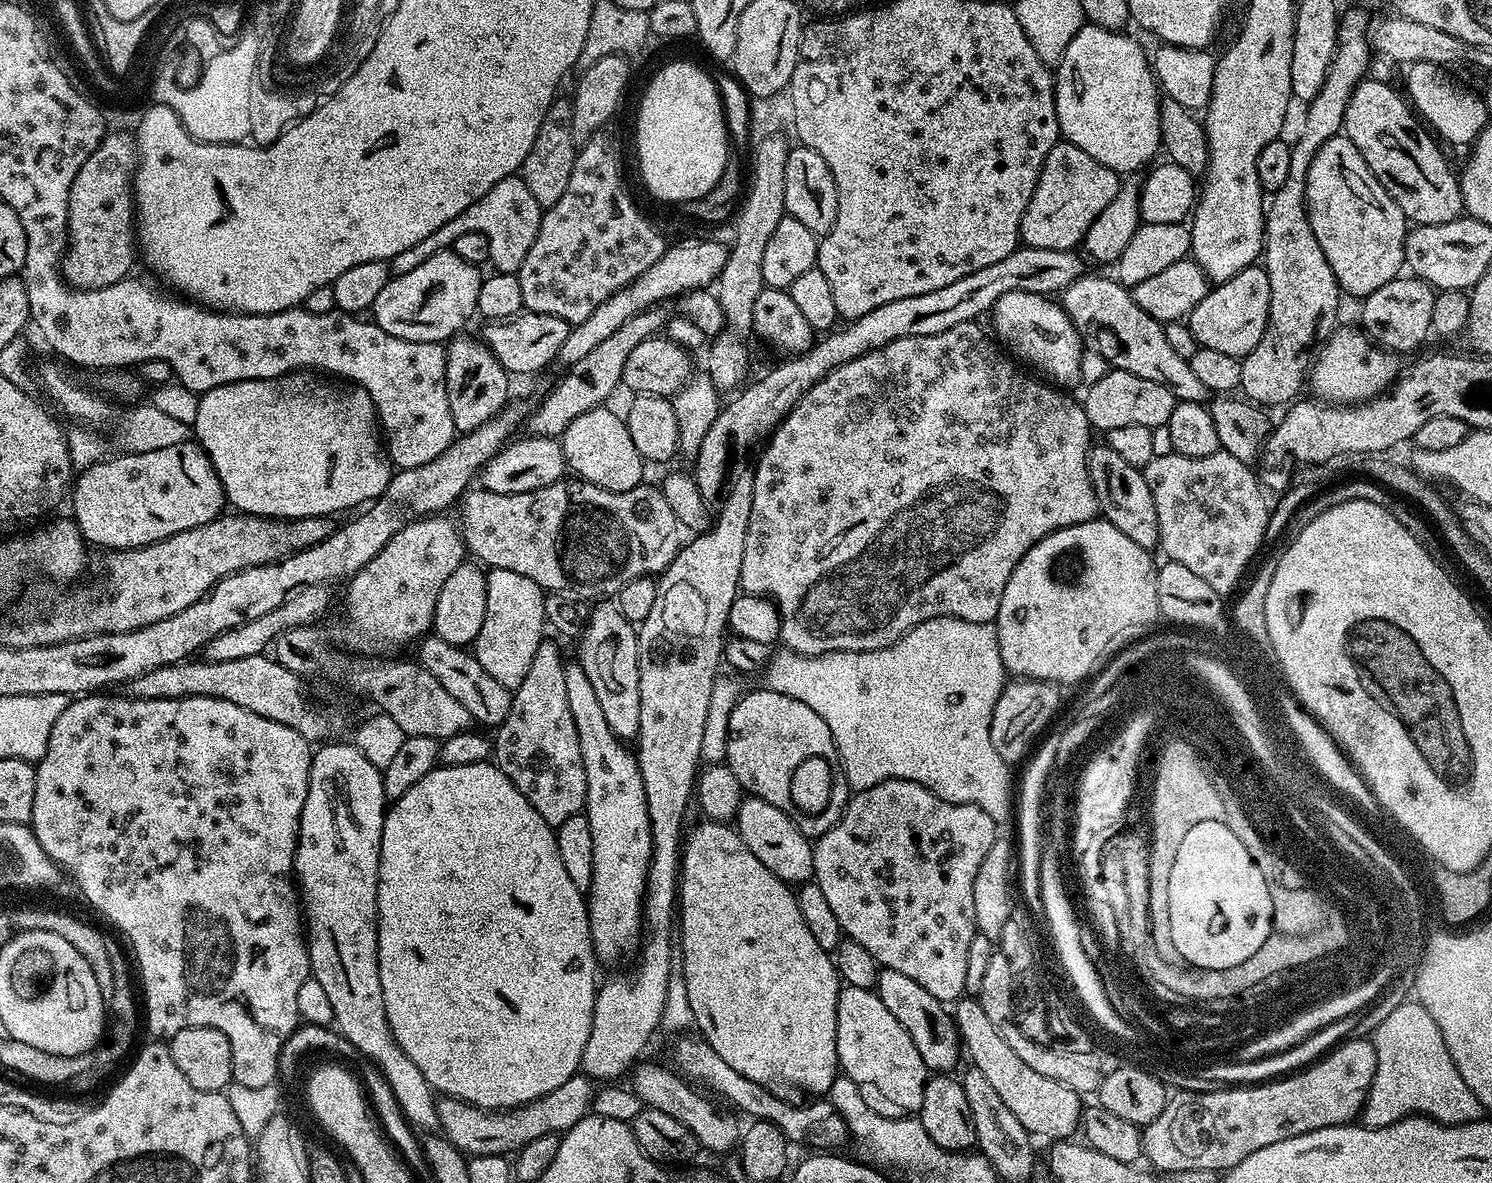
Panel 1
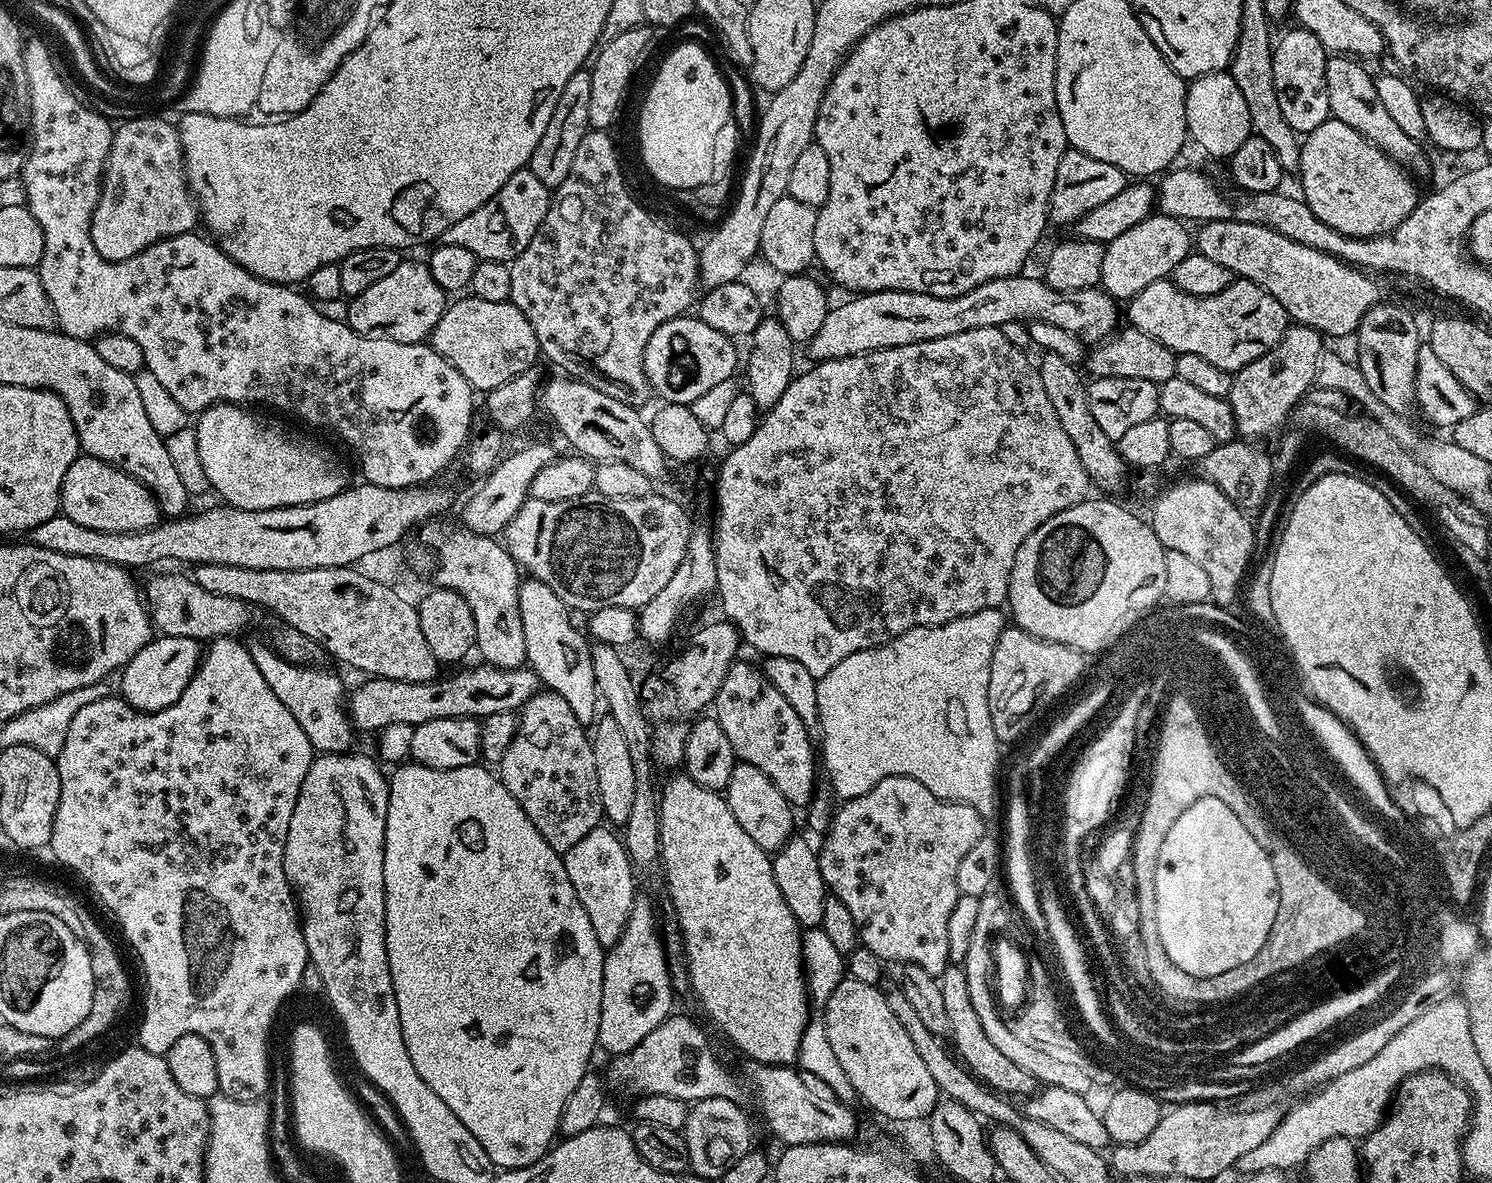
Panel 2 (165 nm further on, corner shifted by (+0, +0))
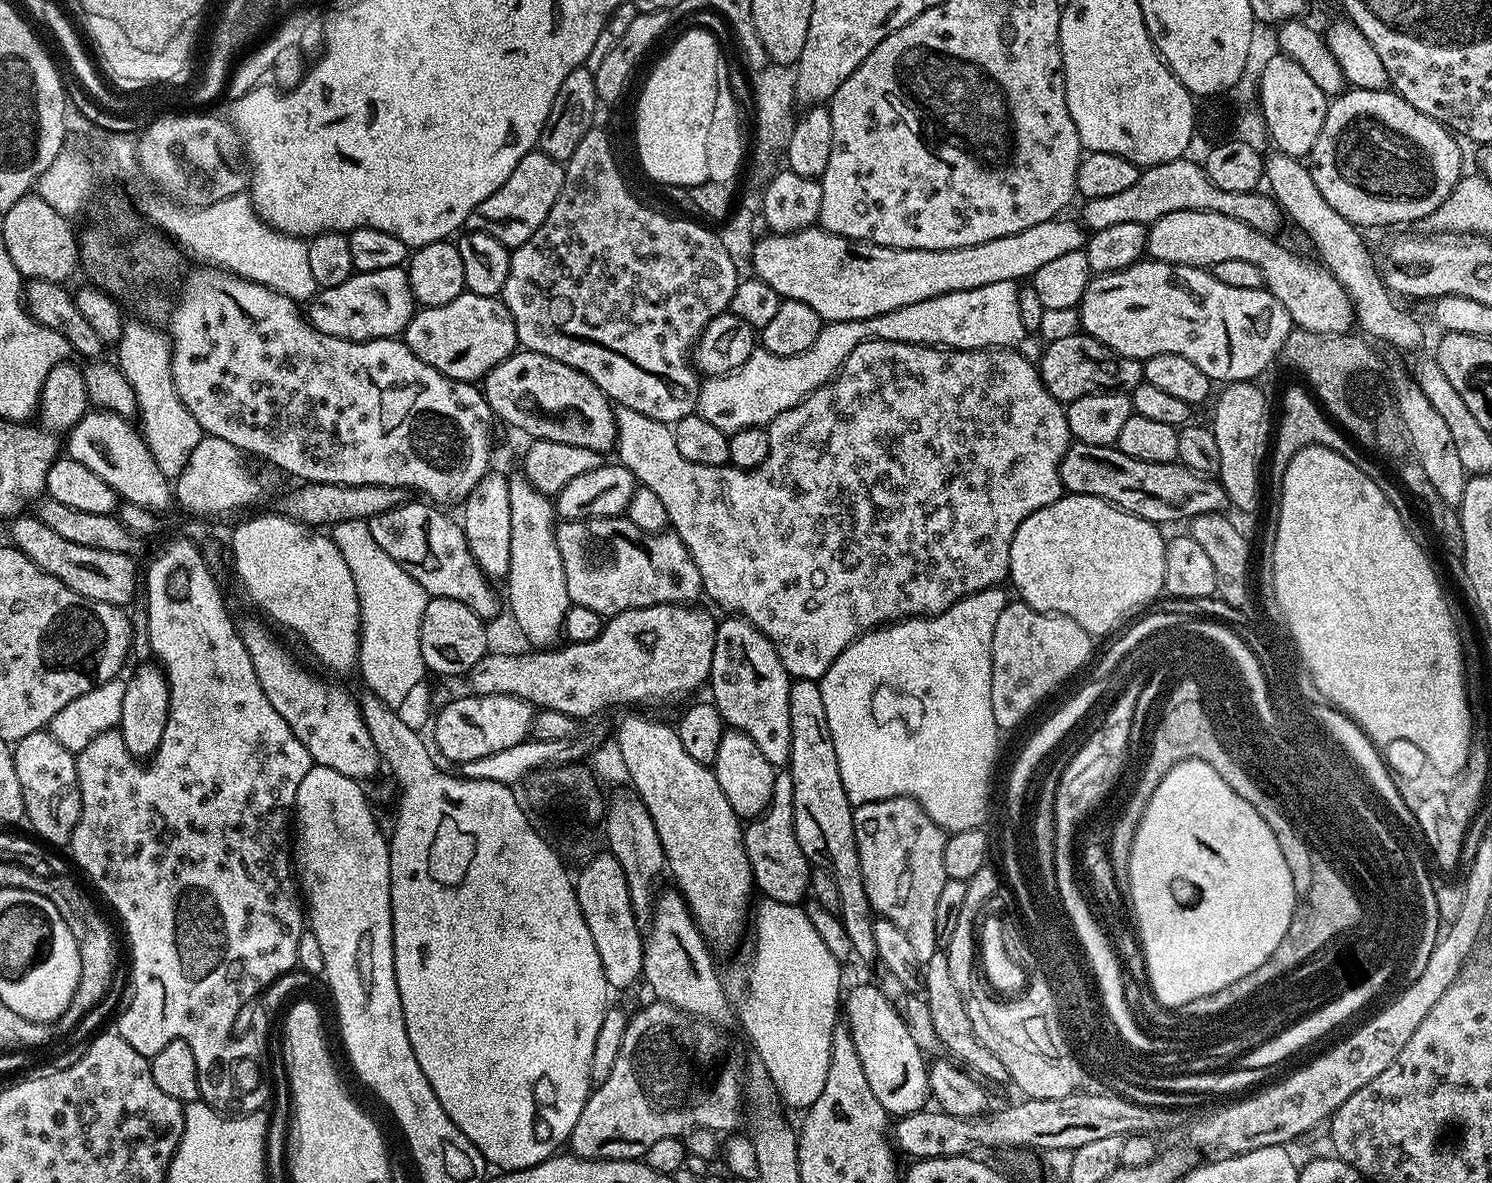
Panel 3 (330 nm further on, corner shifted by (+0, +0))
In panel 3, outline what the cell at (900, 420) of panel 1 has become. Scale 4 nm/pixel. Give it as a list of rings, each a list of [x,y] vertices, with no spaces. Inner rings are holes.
[[[867,340],[858,346],[854,346],[850,358],[846,358],[846,362],[841,366],[839,372],[836,373],[836,377],[829,384],[825,384],[824,387],[811,392],[806,399],[798,402],[798,406],[794,406],[790,410],[782,410],[782,414],[778,414],[778,418],[774,418],[766,426],[768,437],[770,438],[770,454],[766,454],[766,462],[762,462],[762,466],[750,469],[749,472],[731,466],[702,466],[701,464],[690,462],[686,458],[682,458],[682,454],[678,454],[676,434],[669,425],[658,422],[654,418],[646,418],[646,414],[638,414],[638,410],[630,410],[629,408],[617,407],[615,415],[615,459],[619,463],[626,465],[635,474],[637,481],[643,487],[654,490],[654,494],[658,494],[662,506],[666,506],[666,514],[668,515],[671,531],[675,532],[678,538],[682,538],[682,542],[688,547],[689,554],[694,558],[694,566],[698,566],[700,587],[703,595],[705,597],[709,596],[714,603],[721,604],[724,608],[729,608],[727,610],[729,613],[739,614],[753,624],[757,633],[763,639],[772,643],[774,650],[778,654],[778,658],[782,662],[782,666],[788,671],[789,677],[798,680],[814,681],[819,681],[820,677],[826,674],[826,670],[830,670],[834,658],[838,658],[838,654],[842,654],[842,650],[846,650],[846,646],[850,646],[859,636],[864,635],[865,632],[881,627],[889,622],[907,620],[918,616],[936,616],[940,612],[950,610],[950,606],[954,606],[958,601],[970,594],[1003,585],[1009,579],[1010,542],[1014,538],[1018,526],[1022,526],[1022,522],[1026,518],[1030,518],[1030,514],[1034,514],[1034,510],[1042,510],[1042,506],[1050,506],[1054,501],[1065,495],[1064,483],[1060,477],[1060,463],[1064,460],[1066,450],[1074,442],[1070,434],[1068,413],[1065,405],[1053,398],[1050,390],[1046,390],[1046,386],[1040,377],[1039,367],[1035,363],[1027,361],[1018,351],[1010,348],[975,348],[974,350],[962,352],[955,348],[929,346],[926,344],[907,344],[906,342],[894,342],[893,340]]]

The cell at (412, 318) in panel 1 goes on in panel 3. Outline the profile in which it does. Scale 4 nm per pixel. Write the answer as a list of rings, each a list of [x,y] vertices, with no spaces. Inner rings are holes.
[[[403,267],[390,270],[370,270],[369,272],[356,272],[342,286],[321,288],[312,297],[306,308],[308,321],[322,334],[330,334],[334,338],[343,340],[386,340],[396,338],[403,333],[410,322],[414,311],[414,301],[407,271]]]

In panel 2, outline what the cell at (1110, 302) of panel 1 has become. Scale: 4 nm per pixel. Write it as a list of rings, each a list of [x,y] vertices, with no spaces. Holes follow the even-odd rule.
[[[1017,274],[1006,278],[994,278],[990,282],[982,282],[974,290],[970,290],[961,296],[950,298],[938,298],[934,294],[922,294],[921,292],[899,292],[898,290],[886,290],[885,292],[870,292],[856,294],[845,304],[829,307],[826,314],[826,322],[822,322],[818,334],[807,341],[806,348],[813,357],[813,361],[837,360],[847,356],[860,356],[863,352],[873,352],[883,348],[894,346],[910,346],[914,342],[926,342],[934,338],[950,338],[950,334],[962,334],[966,330],[978,330],[979,328],[1000,328],[1008,326],[1011,320],[1024,320],[1031,322],[1041,320],[1050,322],[1054,326],[1062,326],[1062,330],[1070,330],[1081,341],[1104,342],[1113,335],[1116,328],[1117,301],[1113,300],[1103,288],[1087,288],[1086,290],[1054,290],[1043,278],[1036,280],[1032,276]]]

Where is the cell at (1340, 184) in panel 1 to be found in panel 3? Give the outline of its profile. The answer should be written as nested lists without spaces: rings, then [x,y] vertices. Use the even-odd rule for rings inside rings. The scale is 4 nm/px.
[[[1349,87],[1347,90],[1339,93],[1328,105],[1326,122],[1322,122],[1322,130],[1318,134],[1318,138],[1314,142],[1310,153],[1310,169],[1314,183],[1318,186],[1318,191],[1323,198],[1326,198],[1326,201],[1338,214],[1348,219],[1349,222],[1360,230],[1384,228],[1387,224],[1408,224],[1411,220],[1422,222],[1430,214],[1434,214],[1434,210],[1438,210],[1438,206],[1442,206],[1442,202],[1446,202],[1446,198],[1450,198],[1454,186],[1460,180],[1462,175],[1462,169],[1460,169],[1460,148],[1456,143],[1458,143],[1457,137],[1449,132],[1444,125],[1438,123],[1434,118],[1422,114],[1422,110],[1414,110],[1414,106],[1410,106],[1410,102],[1403,100],[1396,91],[1382,88],[1366,90],[1365,88]]]

